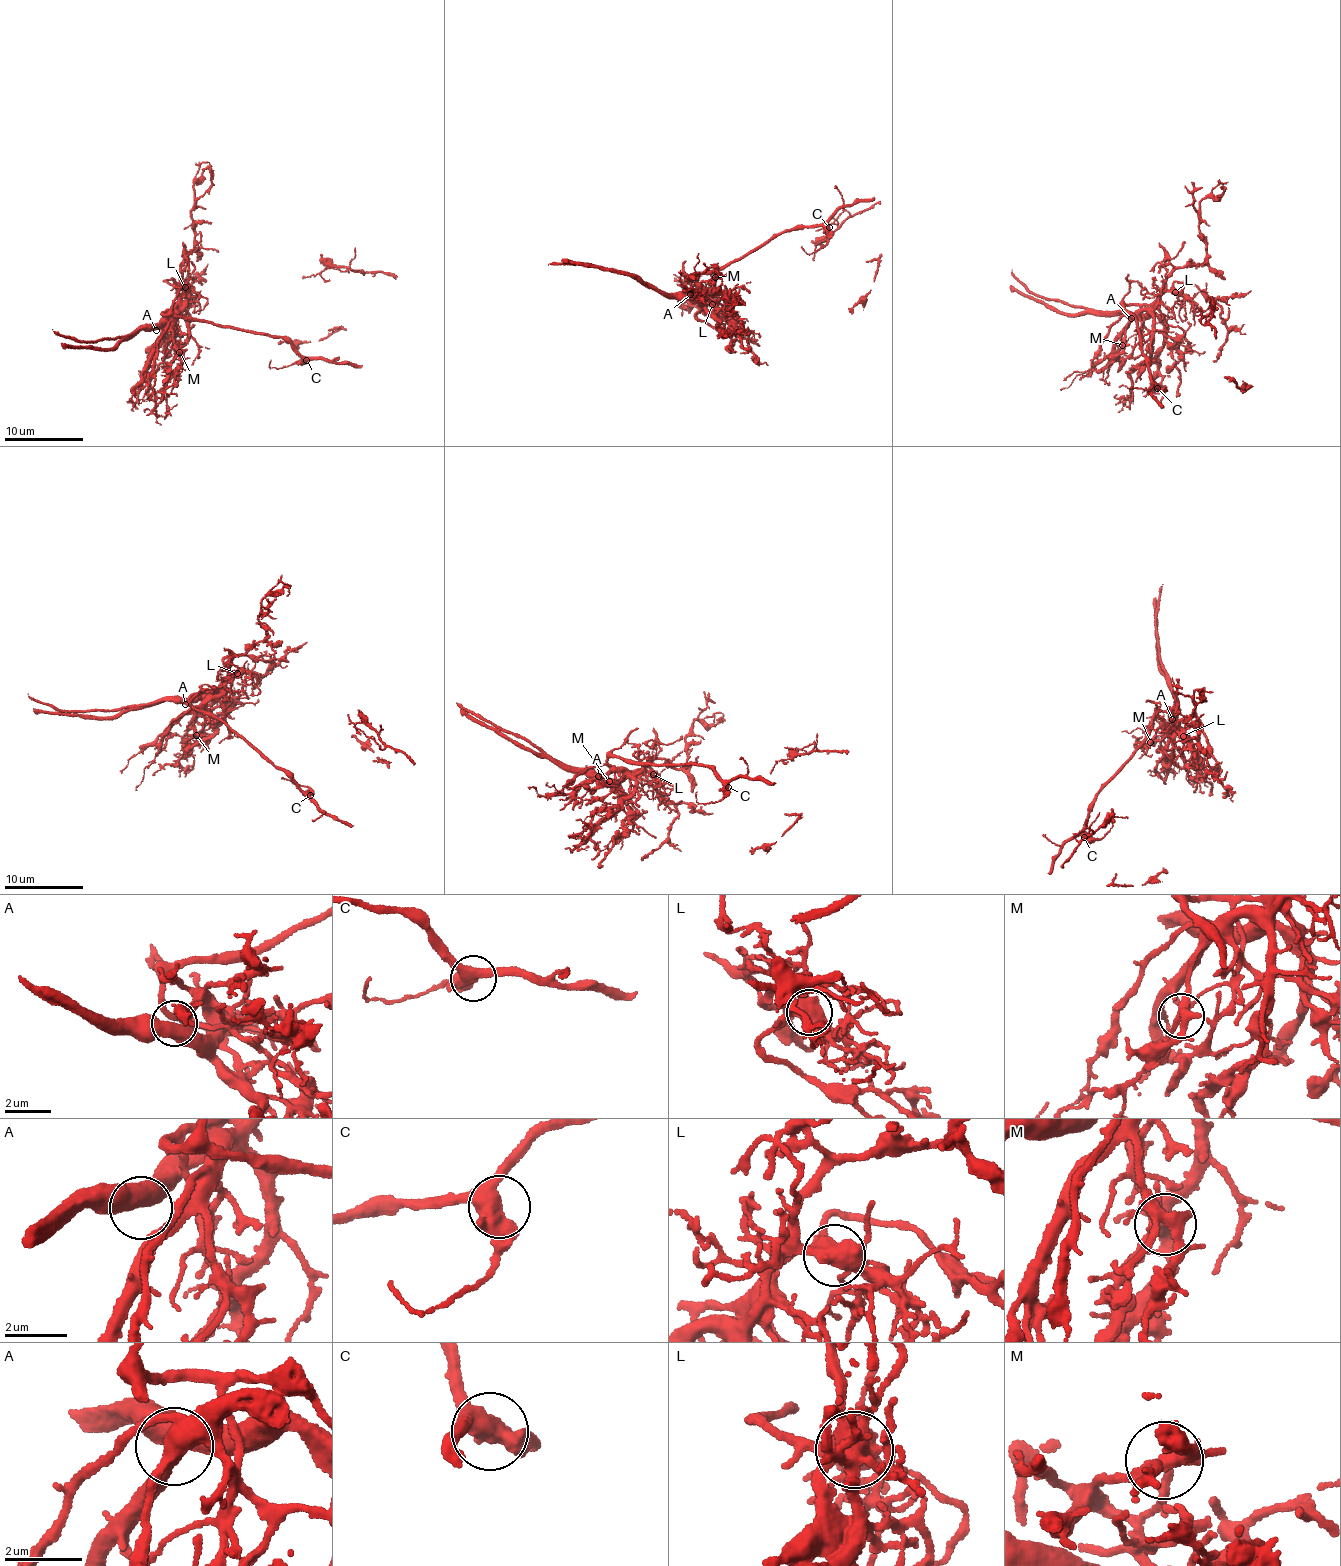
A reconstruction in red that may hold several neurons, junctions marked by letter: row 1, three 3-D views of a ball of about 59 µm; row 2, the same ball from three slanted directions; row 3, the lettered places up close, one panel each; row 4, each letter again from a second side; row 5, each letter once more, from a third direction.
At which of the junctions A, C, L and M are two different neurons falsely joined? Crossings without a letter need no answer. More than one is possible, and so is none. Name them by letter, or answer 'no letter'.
L

